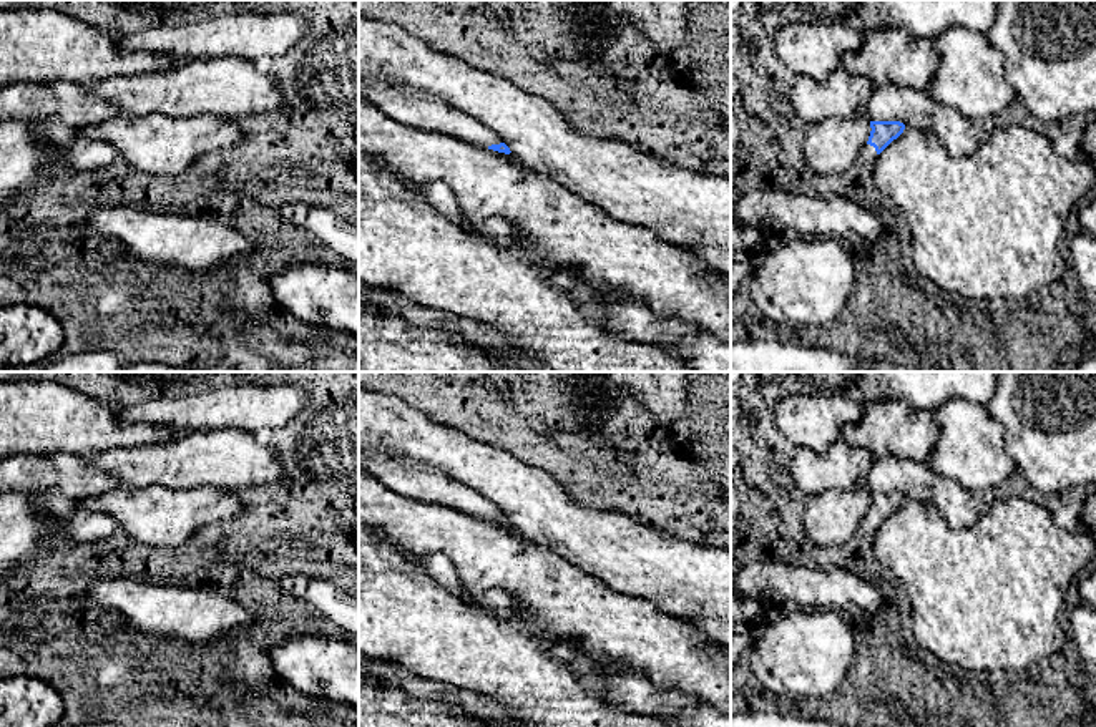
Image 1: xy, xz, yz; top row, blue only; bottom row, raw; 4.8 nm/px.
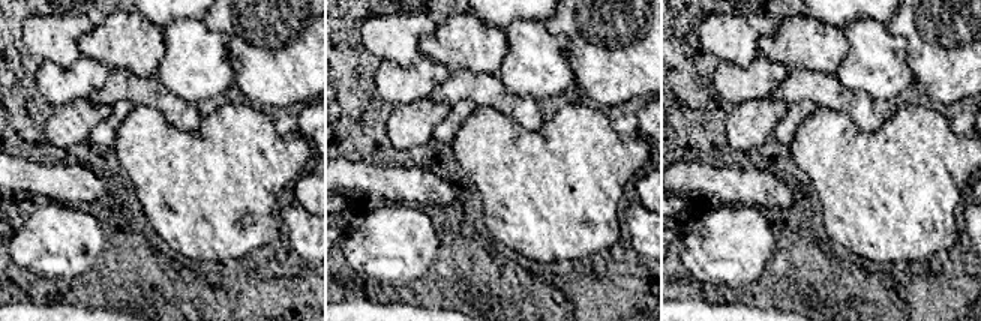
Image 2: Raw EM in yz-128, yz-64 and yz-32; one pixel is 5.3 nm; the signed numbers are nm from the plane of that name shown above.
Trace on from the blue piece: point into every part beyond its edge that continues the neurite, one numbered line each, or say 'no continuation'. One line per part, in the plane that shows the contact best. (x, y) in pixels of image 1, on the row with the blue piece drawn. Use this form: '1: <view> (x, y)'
1: xz (415, 110)

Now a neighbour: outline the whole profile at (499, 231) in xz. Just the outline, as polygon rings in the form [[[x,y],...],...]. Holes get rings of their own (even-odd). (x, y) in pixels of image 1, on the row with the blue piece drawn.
[[[433,181],[425,186],[413,186],[413,189],[443,217],[465,224],[470,231],[480,234],[492,244],[498,247],[520,247],[523,244],[515,226],[500,216],[493,216],[480,224],[467,224],[455,194],[445,183]]]

